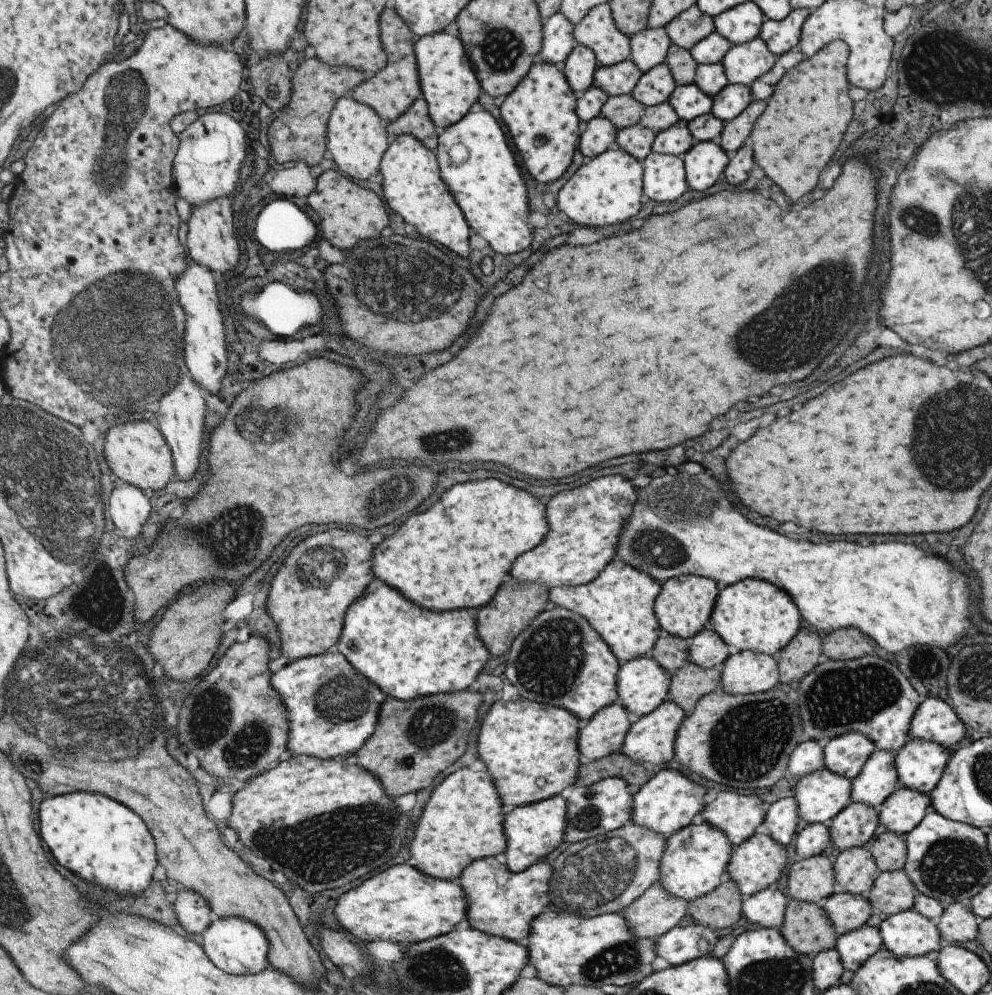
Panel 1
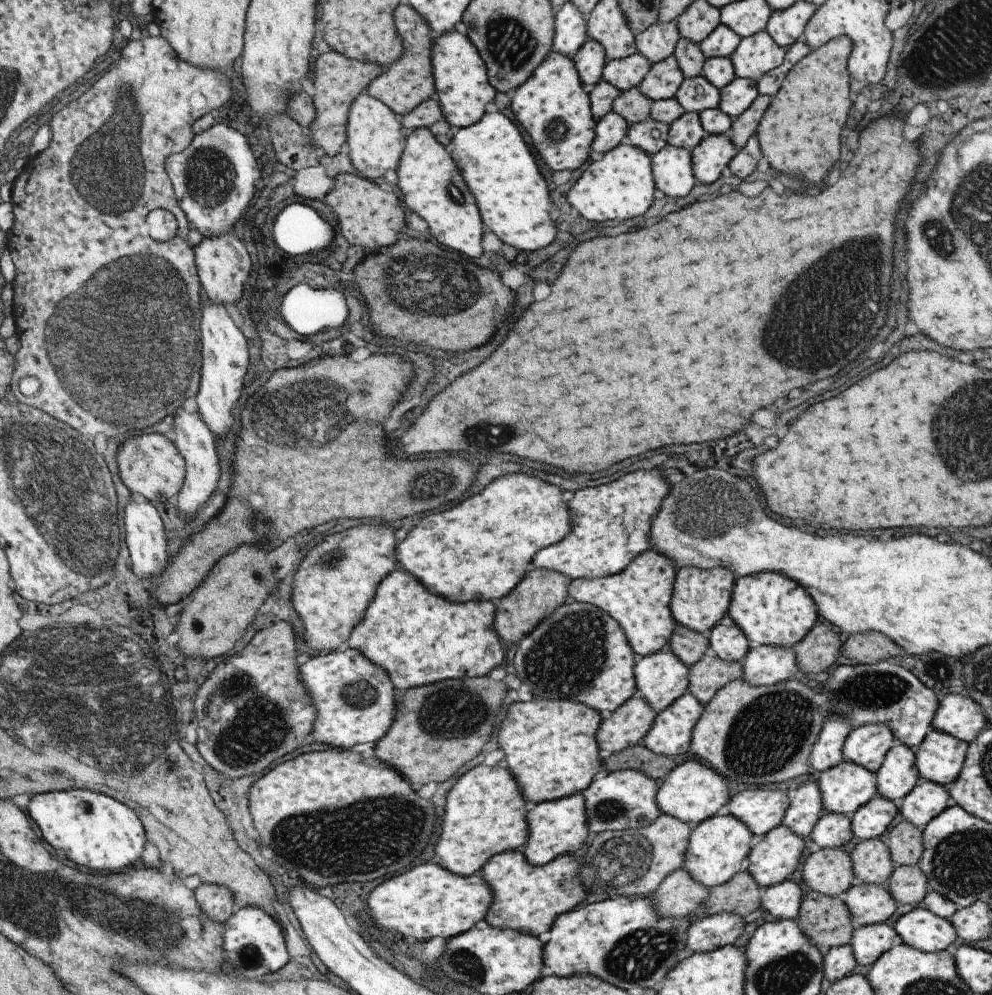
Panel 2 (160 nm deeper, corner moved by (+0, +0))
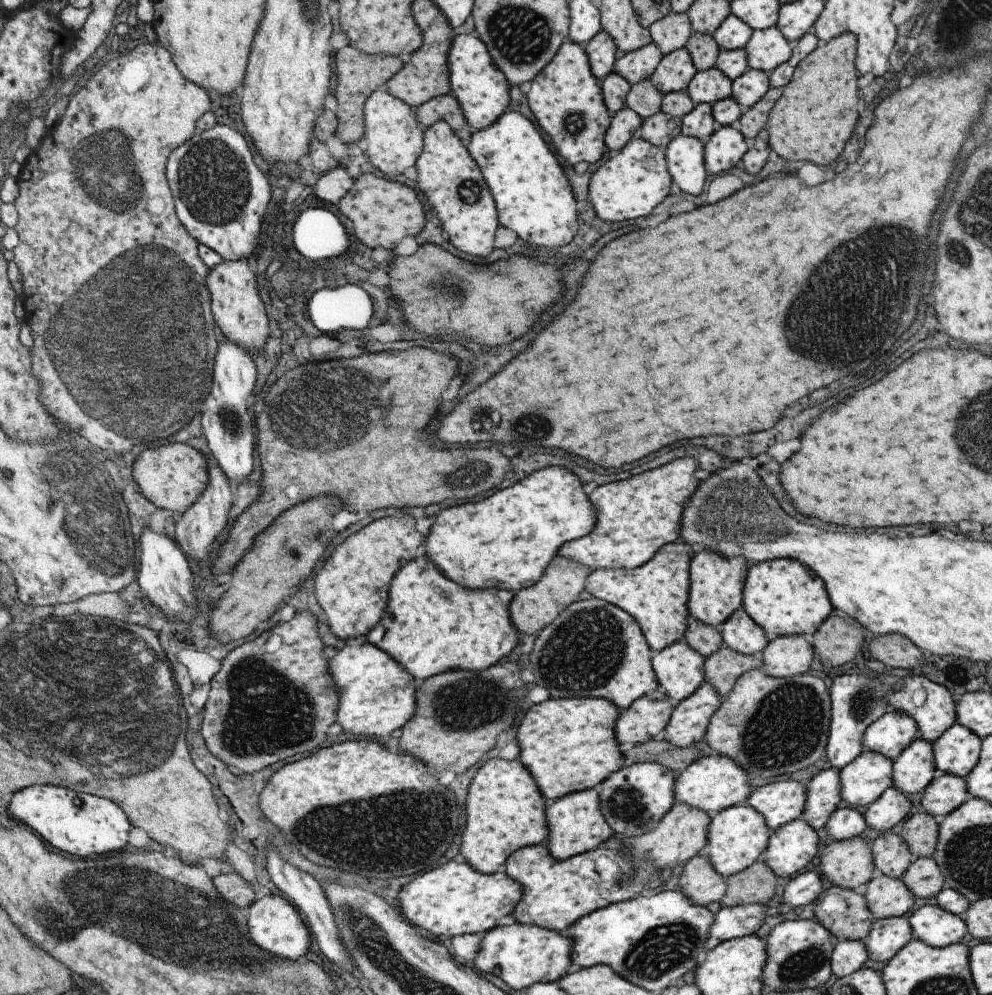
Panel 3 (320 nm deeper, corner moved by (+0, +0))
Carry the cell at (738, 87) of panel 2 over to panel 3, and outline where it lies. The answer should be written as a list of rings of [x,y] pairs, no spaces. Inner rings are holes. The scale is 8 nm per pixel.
[[[749,69],[734,78],[731,83],[731,94],[741,106],[746,110],[753,106],[770,87],[769,74],[759,69]]]

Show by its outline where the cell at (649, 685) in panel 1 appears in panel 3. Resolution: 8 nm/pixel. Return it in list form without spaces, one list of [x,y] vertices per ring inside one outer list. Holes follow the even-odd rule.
[[[679,640],[652,654],[651,666],[658,685],[665,689],[668,701],[673,705],[689,696],[704,680],[704,660],[685,641]]]

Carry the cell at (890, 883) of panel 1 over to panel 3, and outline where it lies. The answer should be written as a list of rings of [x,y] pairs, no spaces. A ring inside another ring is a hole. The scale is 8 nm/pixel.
[[[931,857],[913,858],[900,879],[917,898],[933,898],[944,888],[944,876]]]

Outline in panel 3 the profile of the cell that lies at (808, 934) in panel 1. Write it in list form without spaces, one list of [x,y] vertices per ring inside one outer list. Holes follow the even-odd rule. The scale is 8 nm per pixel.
[[[826,884],[816,898],[813,918],[817,919],[836,941],[862,941],[875,920],[860,890]]]

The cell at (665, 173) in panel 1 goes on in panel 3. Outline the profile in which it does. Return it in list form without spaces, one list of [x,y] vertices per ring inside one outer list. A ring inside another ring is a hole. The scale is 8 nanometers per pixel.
[[[679,134],[664,148],[670,179],[687,194],[699,194],[707,182],[709,174],[704,167],[704,144],[697,137]]]

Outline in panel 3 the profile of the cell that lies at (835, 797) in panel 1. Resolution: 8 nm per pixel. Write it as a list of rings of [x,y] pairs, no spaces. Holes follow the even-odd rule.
[[[864,749],[839,771],[840,795],[843,804],[863,809],[891,786],[892,760]]]

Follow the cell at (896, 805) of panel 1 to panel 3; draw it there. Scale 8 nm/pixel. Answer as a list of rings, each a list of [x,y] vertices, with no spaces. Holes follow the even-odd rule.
[[[947,773],[935,775],[922,792],[918,800],[921,810],[937,820],[969,798],[965,778]]]

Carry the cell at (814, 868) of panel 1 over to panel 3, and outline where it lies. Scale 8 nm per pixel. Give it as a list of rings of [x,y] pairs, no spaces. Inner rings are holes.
[[[859,837],[830,840],[819,855],[819,876],[825,884],[852,891],[863,888],[875,873],[869,842]]]

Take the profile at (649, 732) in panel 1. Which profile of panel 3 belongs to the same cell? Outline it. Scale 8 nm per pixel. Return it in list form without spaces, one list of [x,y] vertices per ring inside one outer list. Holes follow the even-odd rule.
[[[701,683],[689,696],[673,705],[660,737],[677,748],[685,748],[703,739],[709,719],[722,700],[713,686]]]

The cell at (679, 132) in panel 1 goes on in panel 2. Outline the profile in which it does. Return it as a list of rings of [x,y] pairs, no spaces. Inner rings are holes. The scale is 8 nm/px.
[[[695,112],[684,113],[668,126],[666,144],[690,152],[705,136],[699,116]]]

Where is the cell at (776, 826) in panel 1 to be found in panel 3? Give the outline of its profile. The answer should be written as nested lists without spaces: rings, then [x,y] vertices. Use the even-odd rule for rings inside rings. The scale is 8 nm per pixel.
[[[837,767],[820,770],[805,785],[806,801],[799,819],[815,830],[824,826],[829,815],[843,805],[839,771]]]

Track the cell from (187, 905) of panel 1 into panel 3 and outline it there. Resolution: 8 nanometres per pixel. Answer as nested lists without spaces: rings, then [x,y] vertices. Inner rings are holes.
[[[231,872],[213,877],[213,884],[219,895],[237,908],[247,909],[254,901],[253,888],[242,876]]]

